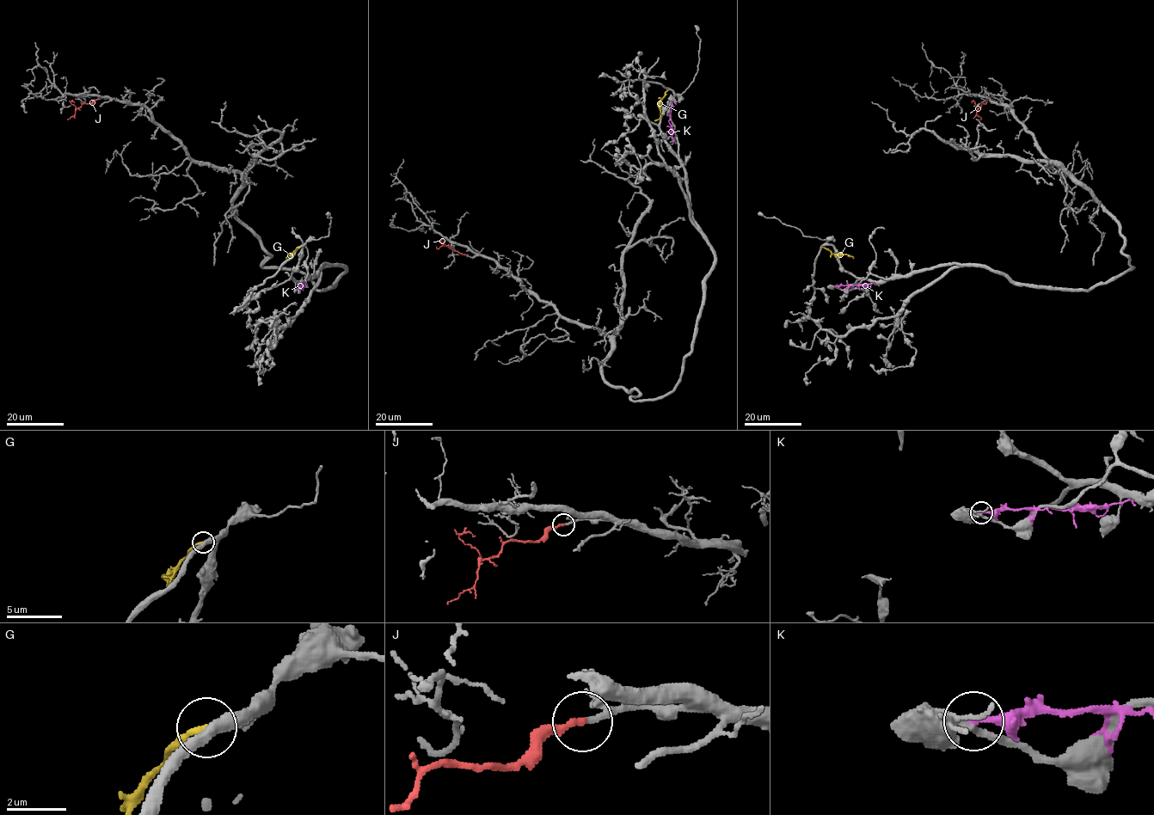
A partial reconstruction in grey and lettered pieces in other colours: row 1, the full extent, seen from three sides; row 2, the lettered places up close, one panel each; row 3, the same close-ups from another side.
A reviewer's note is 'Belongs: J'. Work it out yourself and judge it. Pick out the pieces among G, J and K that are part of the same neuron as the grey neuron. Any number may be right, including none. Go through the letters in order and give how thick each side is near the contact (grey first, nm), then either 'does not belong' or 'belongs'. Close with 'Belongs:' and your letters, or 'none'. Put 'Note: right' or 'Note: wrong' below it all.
G: calibres 400 and 180 nm; does not belong
J: calibres 140 and 220 nm; belongs
K: calibres 280 and 240 nm; does not belong
Belongs: J
Note: right

